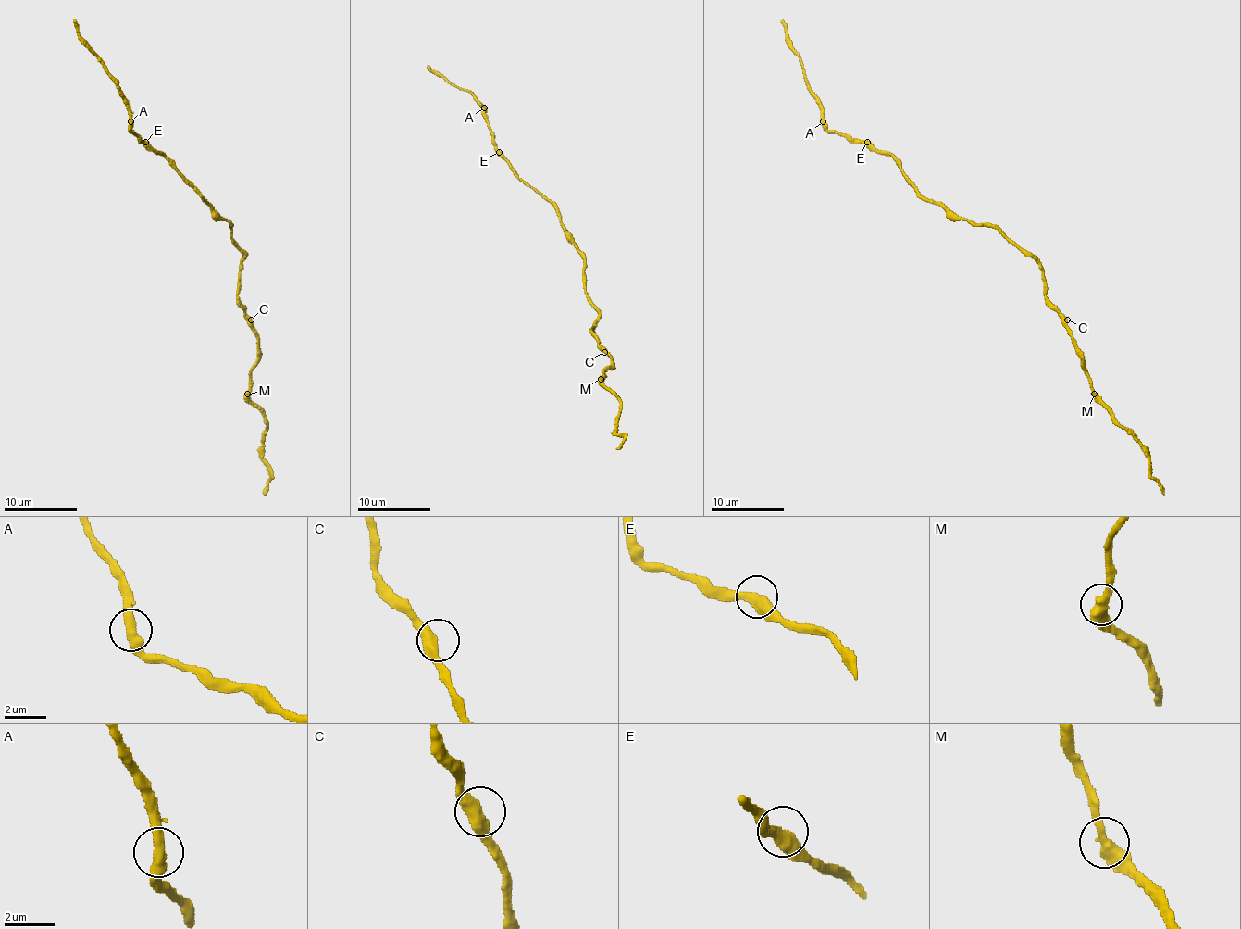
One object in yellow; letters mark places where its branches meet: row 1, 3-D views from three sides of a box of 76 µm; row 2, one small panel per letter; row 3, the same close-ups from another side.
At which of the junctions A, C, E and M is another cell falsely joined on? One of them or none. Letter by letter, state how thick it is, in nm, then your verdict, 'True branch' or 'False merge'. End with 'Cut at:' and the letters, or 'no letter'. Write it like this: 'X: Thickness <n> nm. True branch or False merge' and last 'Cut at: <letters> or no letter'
A: Thickness 440 nm. True branch
C: Thickness 480 nm. True branch
E: Thickness 440 nm. True branch
M: Thickness 460 nm. True branch
Cut at: no letter

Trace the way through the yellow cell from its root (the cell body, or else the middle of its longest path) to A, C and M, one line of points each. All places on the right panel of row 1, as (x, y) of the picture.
A: (983, 225), (973, 225), (936, 202), (928, 202), (888, 154), (875, 152), (856, 138), (830, 132), (823, 121)
C: (983, 225), (996, 225), (1039, 265), (1043, 295), (1067, 320)
M: (983, 225), (996, 225), (1039, 265), (1045, 300), (1058, 312), (1067, 329), (1094, 395)

